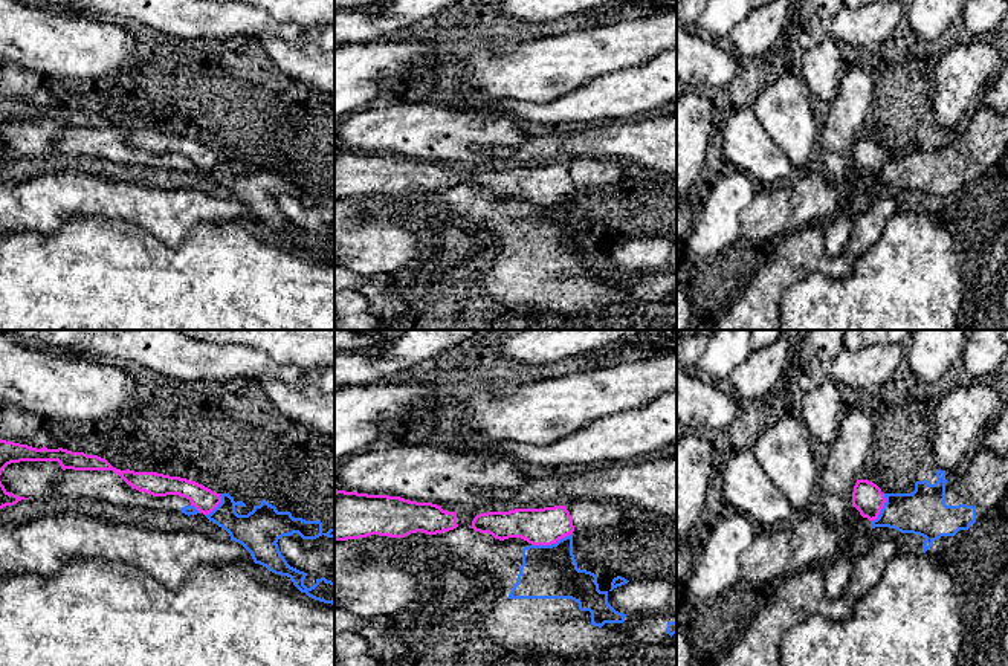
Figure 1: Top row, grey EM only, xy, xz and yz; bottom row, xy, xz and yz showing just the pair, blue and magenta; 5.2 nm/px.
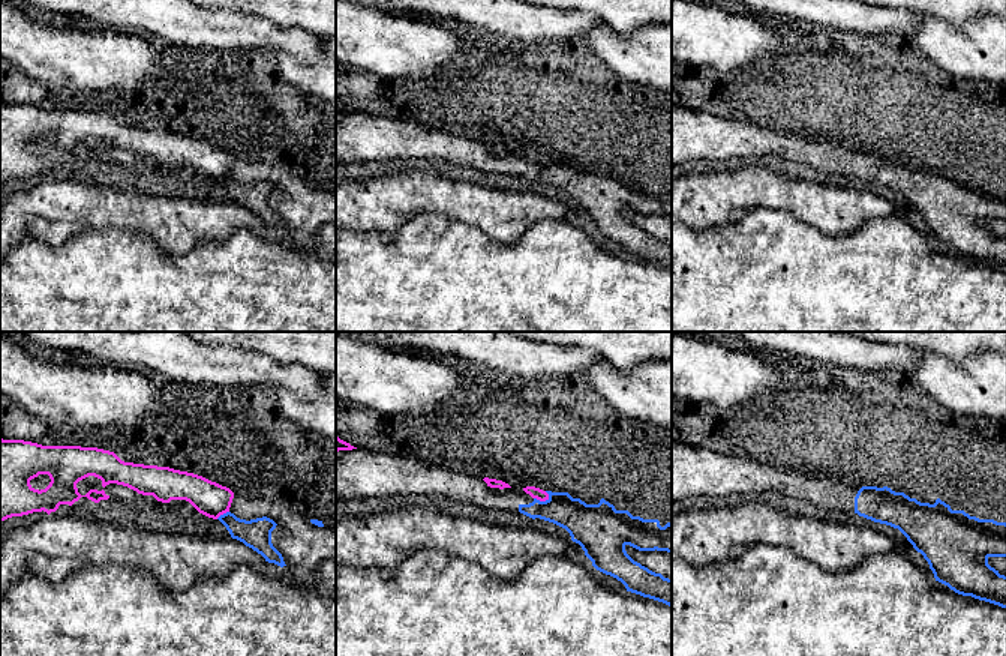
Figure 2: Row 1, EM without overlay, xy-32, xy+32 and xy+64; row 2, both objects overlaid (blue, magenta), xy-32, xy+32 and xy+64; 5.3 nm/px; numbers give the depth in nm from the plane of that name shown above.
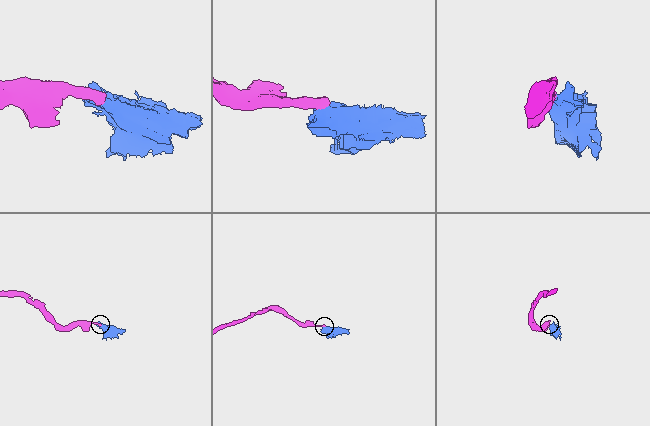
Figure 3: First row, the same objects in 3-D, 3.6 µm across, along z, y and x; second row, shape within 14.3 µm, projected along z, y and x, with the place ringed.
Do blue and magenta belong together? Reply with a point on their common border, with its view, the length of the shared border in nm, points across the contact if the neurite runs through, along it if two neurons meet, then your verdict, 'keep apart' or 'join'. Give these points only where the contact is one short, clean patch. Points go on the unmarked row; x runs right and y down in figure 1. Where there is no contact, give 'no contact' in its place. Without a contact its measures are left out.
xz (552, 202) | 220 nm | along xz (571, 190), (555, 200), (532, 203) | keep apart

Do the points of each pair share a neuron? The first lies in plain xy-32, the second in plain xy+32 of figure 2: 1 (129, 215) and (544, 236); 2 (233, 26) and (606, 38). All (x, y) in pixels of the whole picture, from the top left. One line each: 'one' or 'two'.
1: two
2: two

